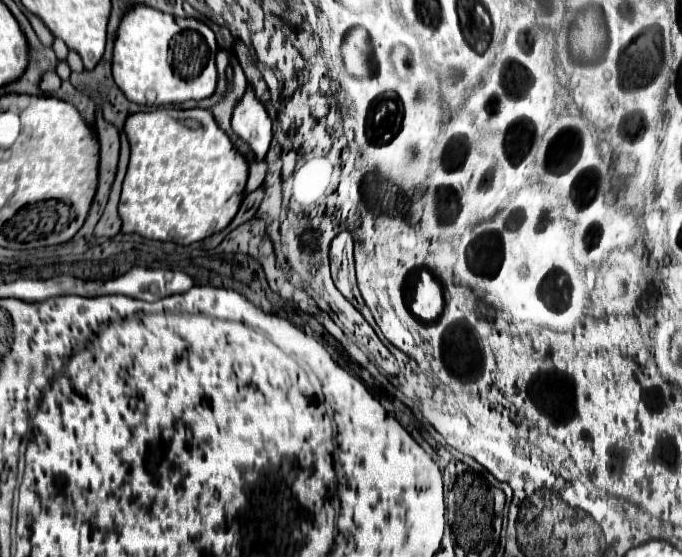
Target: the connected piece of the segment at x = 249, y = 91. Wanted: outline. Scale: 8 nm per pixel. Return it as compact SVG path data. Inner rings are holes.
M250 85L246 87L244 97L234 105L232 129L250 145L258 161L266 157L272 141L272 121Z

